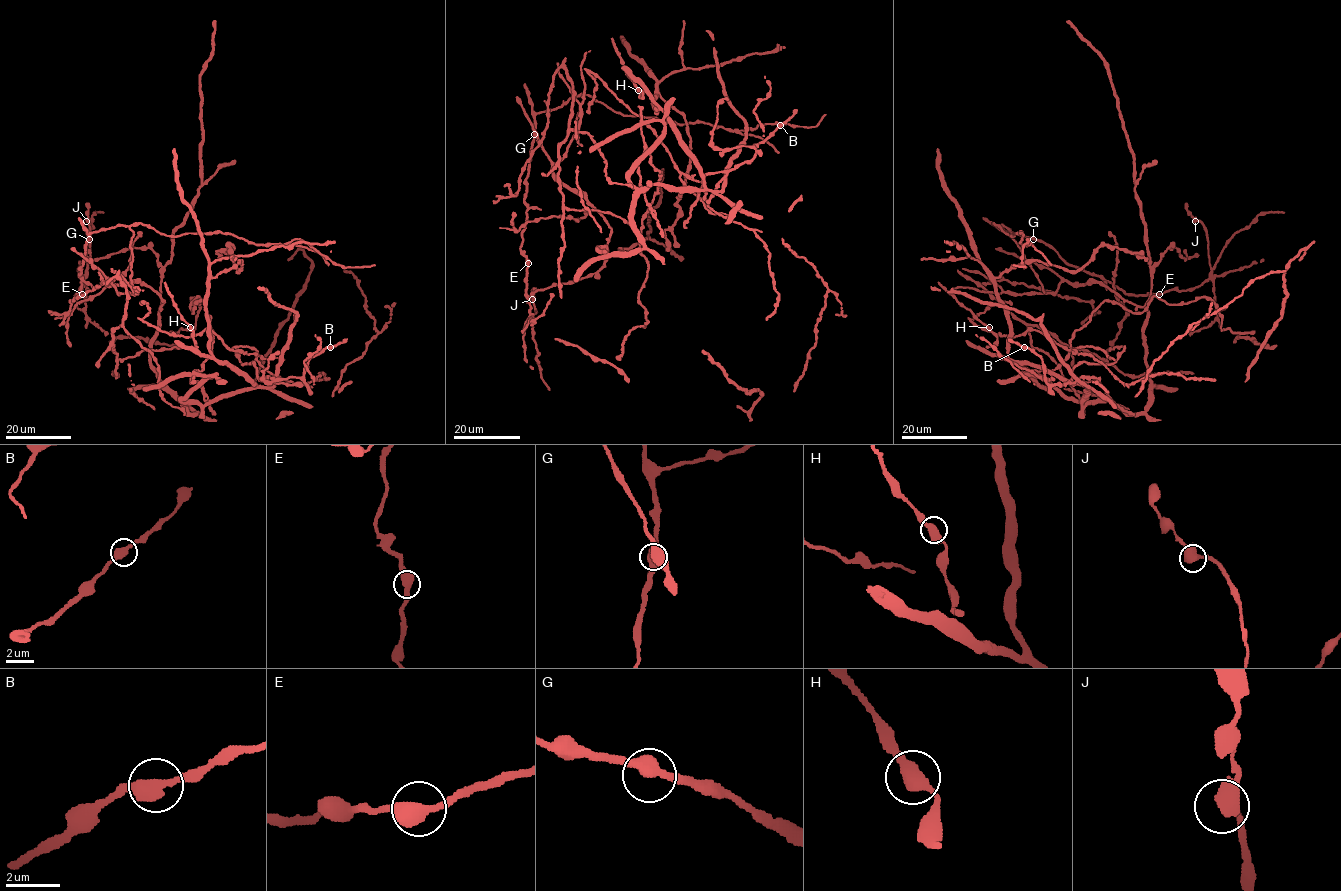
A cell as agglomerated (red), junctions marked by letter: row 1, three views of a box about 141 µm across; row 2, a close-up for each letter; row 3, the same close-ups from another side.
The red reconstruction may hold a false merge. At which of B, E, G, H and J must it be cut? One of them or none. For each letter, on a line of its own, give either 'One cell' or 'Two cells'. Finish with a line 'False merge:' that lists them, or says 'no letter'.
B: One cell
E: One cell
G: One cell
H: One cell
J: One cell
False merge: no letter

